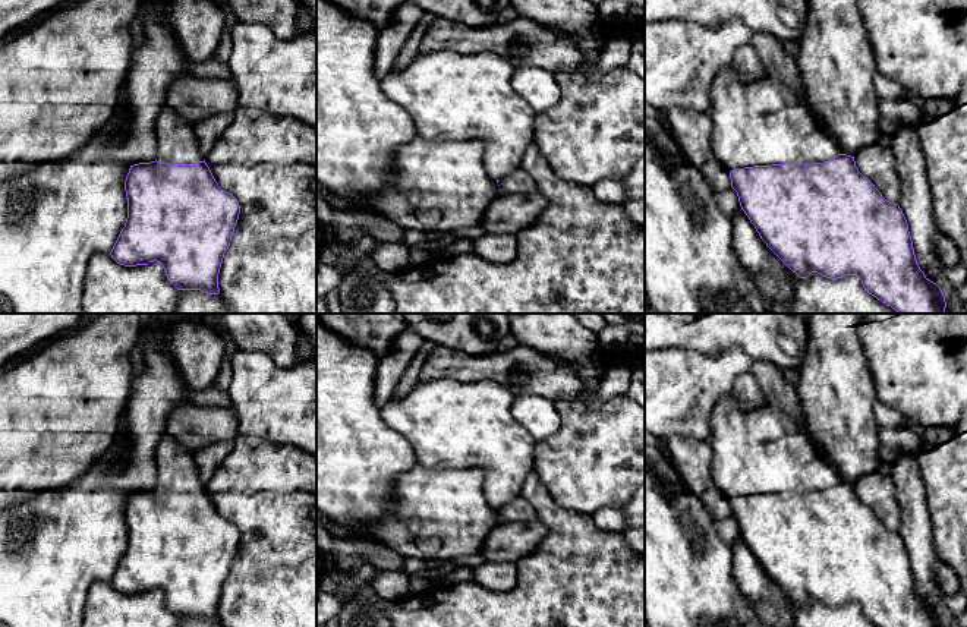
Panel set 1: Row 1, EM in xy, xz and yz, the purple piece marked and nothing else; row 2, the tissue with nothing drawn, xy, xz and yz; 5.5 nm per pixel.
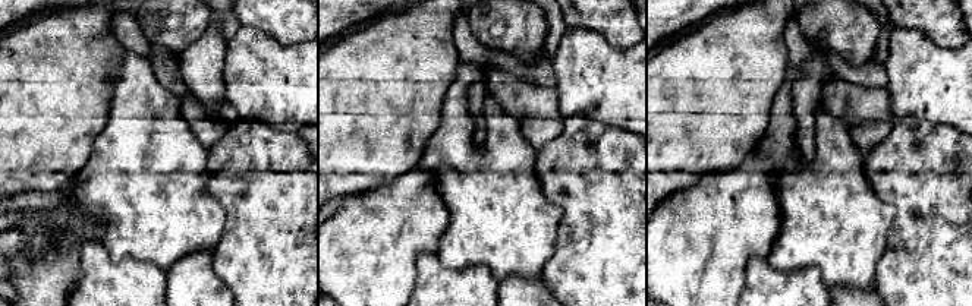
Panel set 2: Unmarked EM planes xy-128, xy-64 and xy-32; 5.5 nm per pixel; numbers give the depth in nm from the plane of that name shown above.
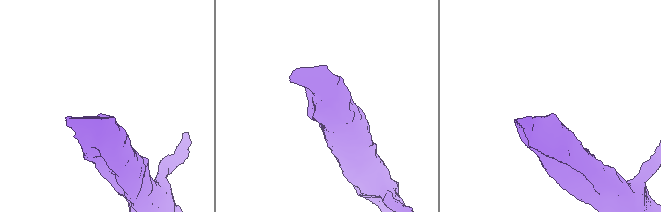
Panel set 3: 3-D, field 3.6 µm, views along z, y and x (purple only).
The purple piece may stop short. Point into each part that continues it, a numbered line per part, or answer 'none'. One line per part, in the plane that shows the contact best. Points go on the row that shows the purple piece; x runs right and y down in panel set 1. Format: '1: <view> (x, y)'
1: yz (762, 123)

